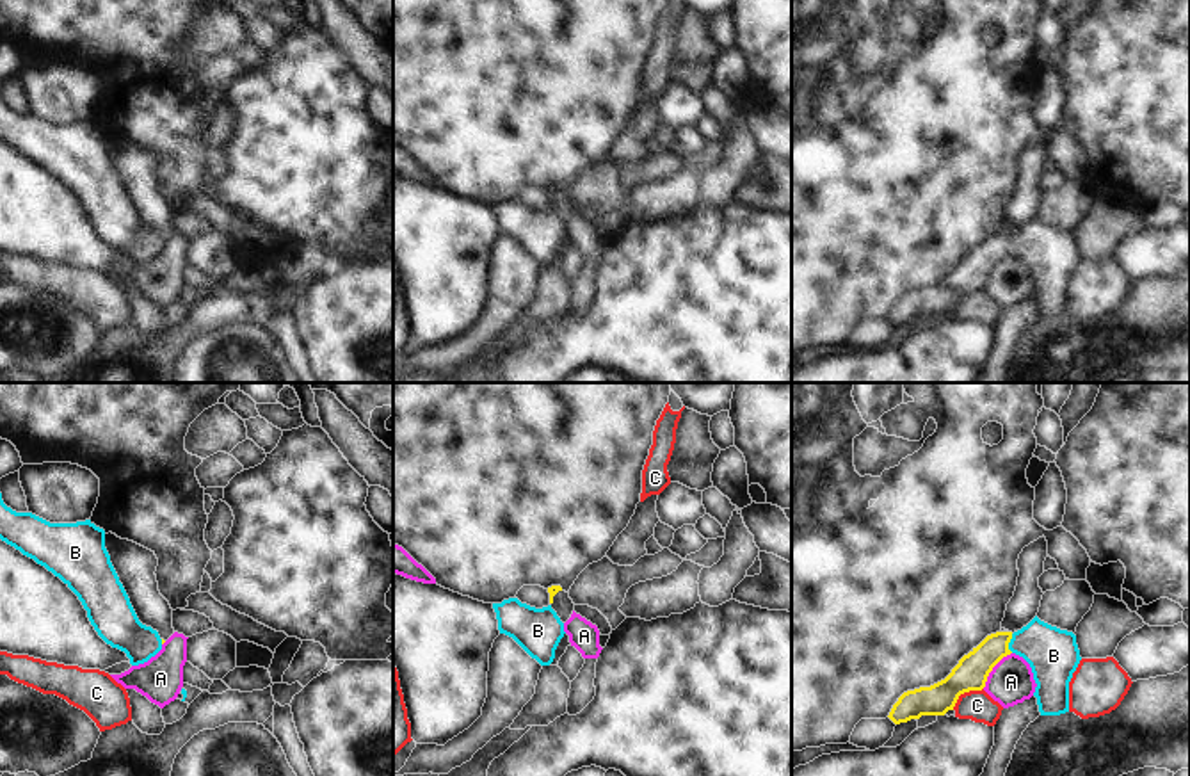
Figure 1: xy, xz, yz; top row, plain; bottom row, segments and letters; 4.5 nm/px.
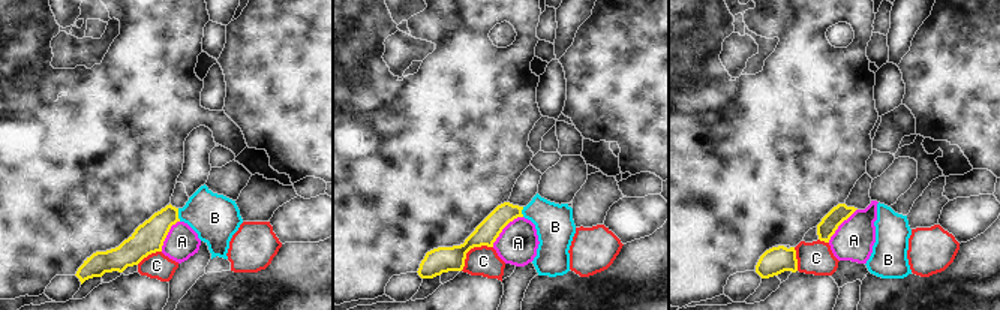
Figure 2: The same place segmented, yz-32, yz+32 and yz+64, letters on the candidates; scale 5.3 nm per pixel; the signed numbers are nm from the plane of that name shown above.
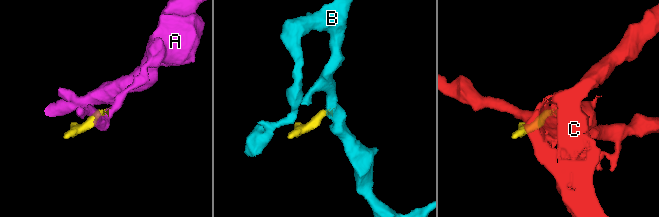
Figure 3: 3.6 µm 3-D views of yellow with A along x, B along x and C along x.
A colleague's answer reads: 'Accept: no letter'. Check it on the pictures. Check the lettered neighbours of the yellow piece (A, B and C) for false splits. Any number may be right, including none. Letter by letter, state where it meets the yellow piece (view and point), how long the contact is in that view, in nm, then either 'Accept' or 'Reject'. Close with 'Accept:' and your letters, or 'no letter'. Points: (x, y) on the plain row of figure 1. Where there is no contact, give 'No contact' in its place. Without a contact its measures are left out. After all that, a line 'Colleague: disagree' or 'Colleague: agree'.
A: Touches yellow at yz (991, 271). Shared border 220 nm. Reject
B: Touches yellow at yz (1009, 242). Shared border 90 nm. Accept
C: Touches yellow at yz (964, 292). Shared border 170 nm. Reject
Accept: B
Colleague: disagree

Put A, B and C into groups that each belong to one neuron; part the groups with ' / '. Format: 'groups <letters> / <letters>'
groups A / B / C

